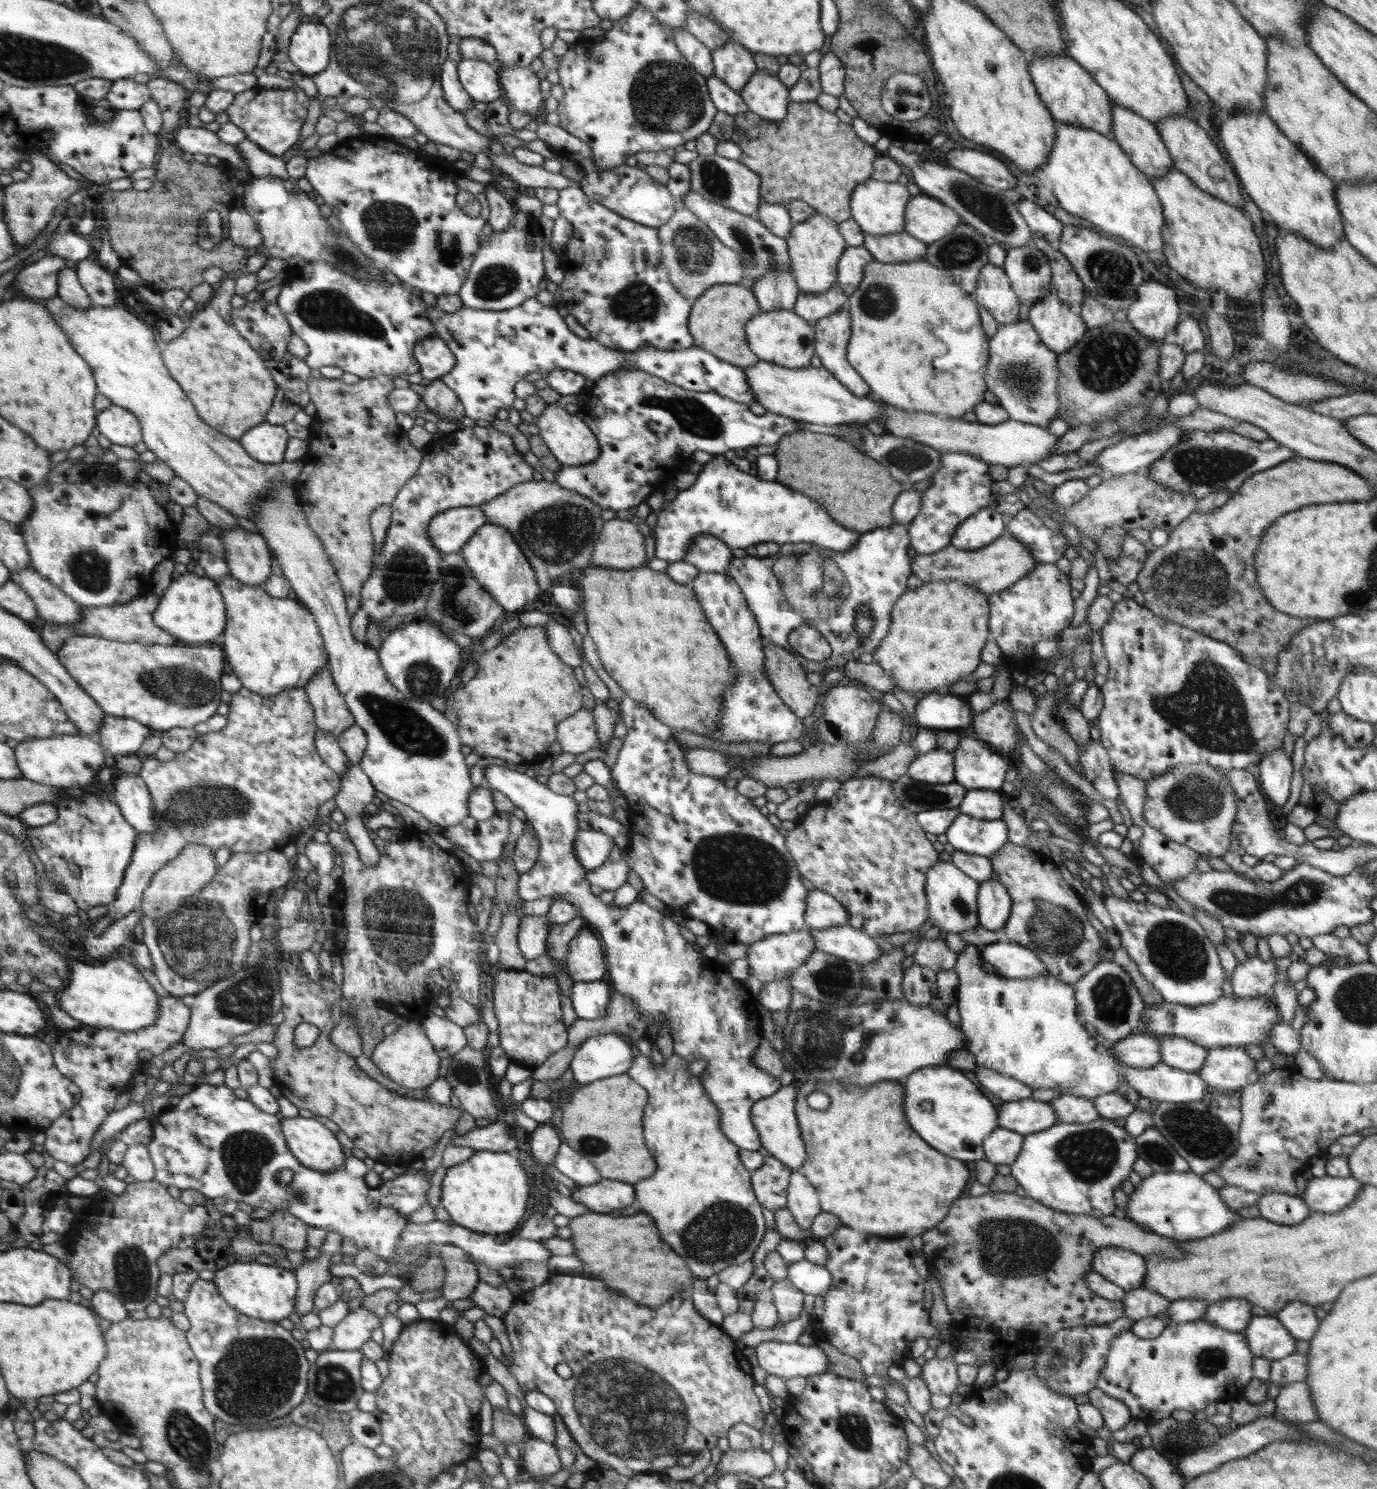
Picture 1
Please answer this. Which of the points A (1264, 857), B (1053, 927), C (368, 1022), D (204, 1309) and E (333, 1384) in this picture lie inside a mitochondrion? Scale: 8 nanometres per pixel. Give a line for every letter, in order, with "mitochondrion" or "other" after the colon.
A: other
B: mitochondrion
C: mitochondrion
D: other
E: mitochondrion

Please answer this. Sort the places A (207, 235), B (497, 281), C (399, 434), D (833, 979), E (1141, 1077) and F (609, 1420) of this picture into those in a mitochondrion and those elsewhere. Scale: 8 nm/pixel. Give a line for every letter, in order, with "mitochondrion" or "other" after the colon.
A: mitochondrion
B: mitochondrion
C: other
D: mitochondrion
E: other
F: mitochondrion

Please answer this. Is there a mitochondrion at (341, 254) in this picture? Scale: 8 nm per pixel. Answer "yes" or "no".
yes

